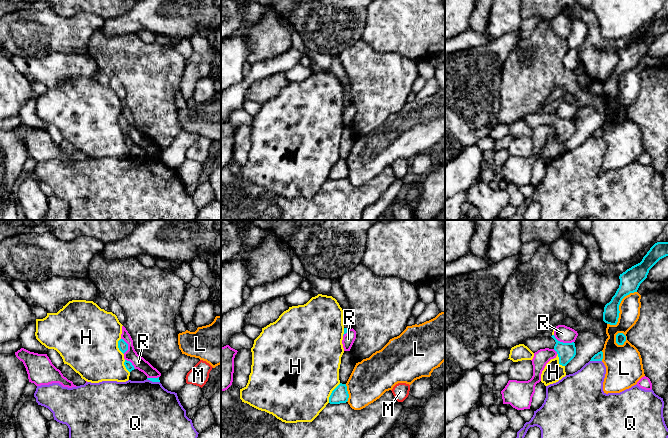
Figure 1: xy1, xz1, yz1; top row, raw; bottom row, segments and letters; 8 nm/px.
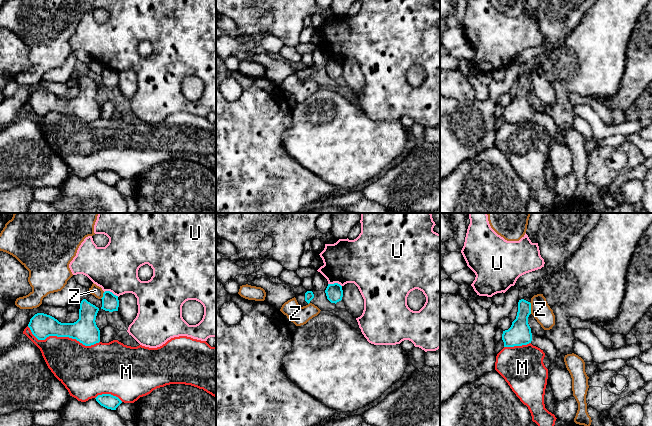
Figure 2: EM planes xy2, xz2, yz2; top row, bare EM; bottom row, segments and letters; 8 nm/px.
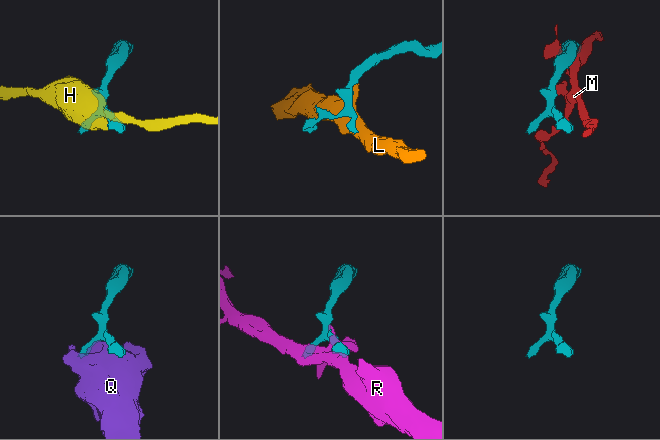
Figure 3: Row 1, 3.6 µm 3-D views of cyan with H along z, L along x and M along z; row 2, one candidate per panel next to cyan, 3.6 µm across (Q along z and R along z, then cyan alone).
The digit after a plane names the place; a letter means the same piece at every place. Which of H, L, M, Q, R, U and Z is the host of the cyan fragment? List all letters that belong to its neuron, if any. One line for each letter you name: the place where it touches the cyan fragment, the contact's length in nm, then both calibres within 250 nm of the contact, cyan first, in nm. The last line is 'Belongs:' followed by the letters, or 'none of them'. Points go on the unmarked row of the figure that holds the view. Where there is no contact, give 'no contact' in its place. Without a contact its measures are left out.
Belongs: none of them

